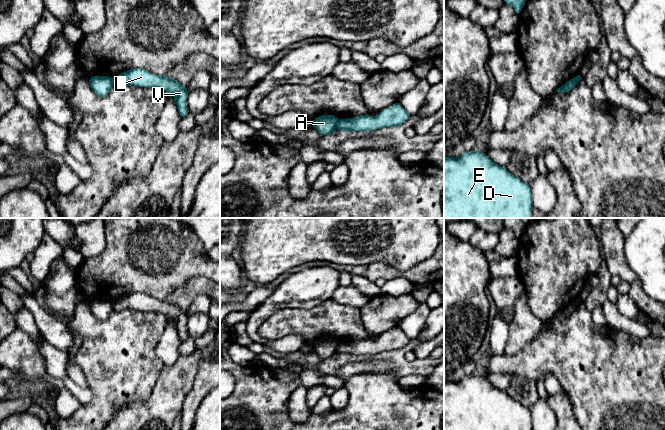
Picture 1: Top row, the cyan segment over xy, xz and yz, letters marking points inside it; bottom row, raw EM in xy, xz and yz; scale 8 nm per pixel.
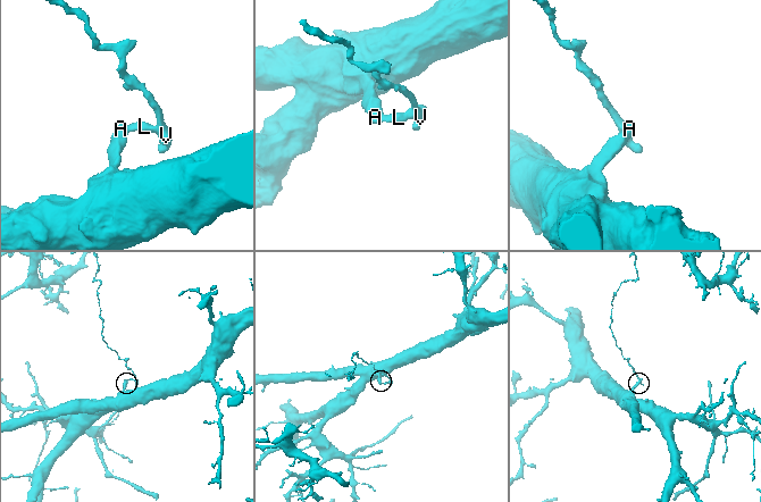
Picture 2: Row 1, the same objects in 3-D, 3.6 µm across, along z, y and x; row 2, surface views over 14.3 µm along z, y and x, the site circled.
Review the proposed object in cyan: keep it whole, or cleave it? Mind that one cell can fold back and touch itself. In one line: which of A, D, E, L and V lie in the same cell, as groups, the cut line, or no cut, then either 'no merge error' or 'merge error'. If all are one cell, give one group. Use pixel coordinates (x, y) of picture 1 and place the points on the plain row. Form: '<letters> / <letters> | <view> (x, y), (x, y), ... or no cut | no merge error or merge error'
A D E / L V | xz (339, 344), (335, 352) | merge error

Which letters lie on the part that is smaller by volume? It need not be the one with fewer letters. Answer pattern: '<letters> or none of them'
L, V

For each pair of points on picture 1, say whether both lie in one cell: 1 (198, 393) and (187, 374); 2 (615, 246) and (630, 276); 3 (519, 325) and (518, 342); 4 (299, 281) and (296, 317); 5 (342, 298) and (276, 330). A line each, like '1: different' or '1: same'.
1: different
2: same
3: same
4: different
5: different

